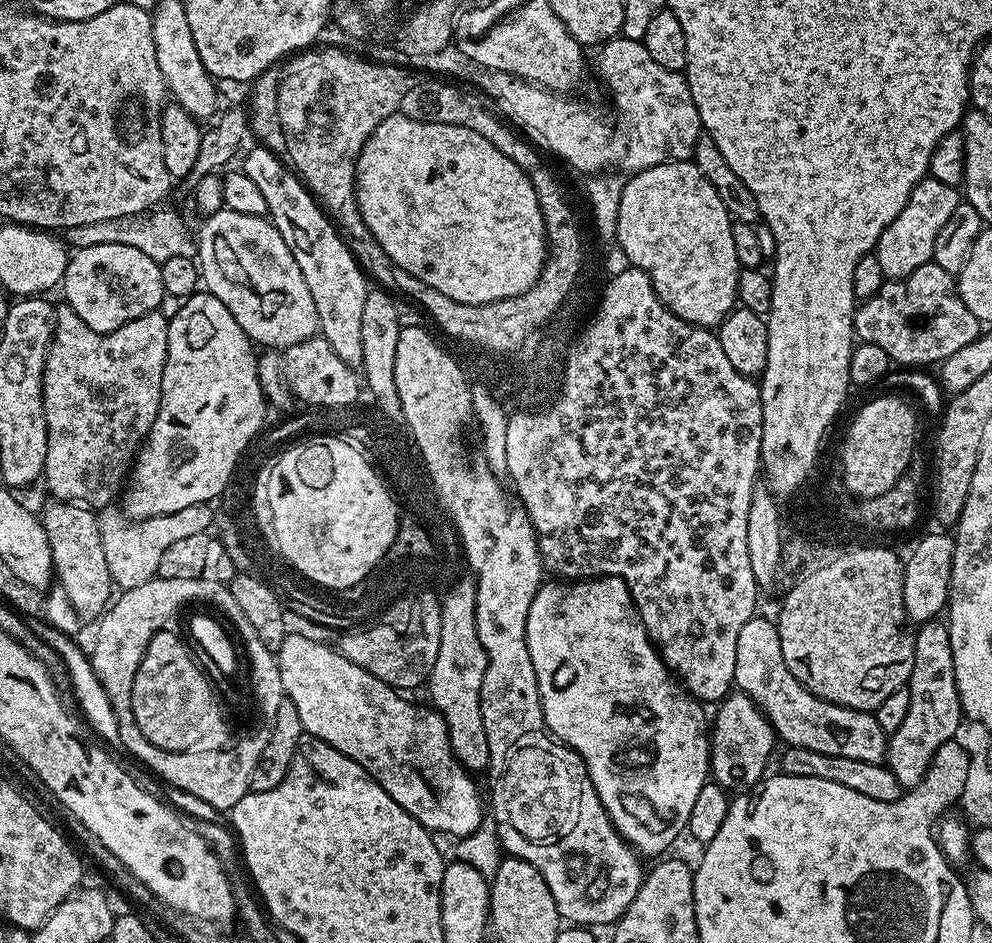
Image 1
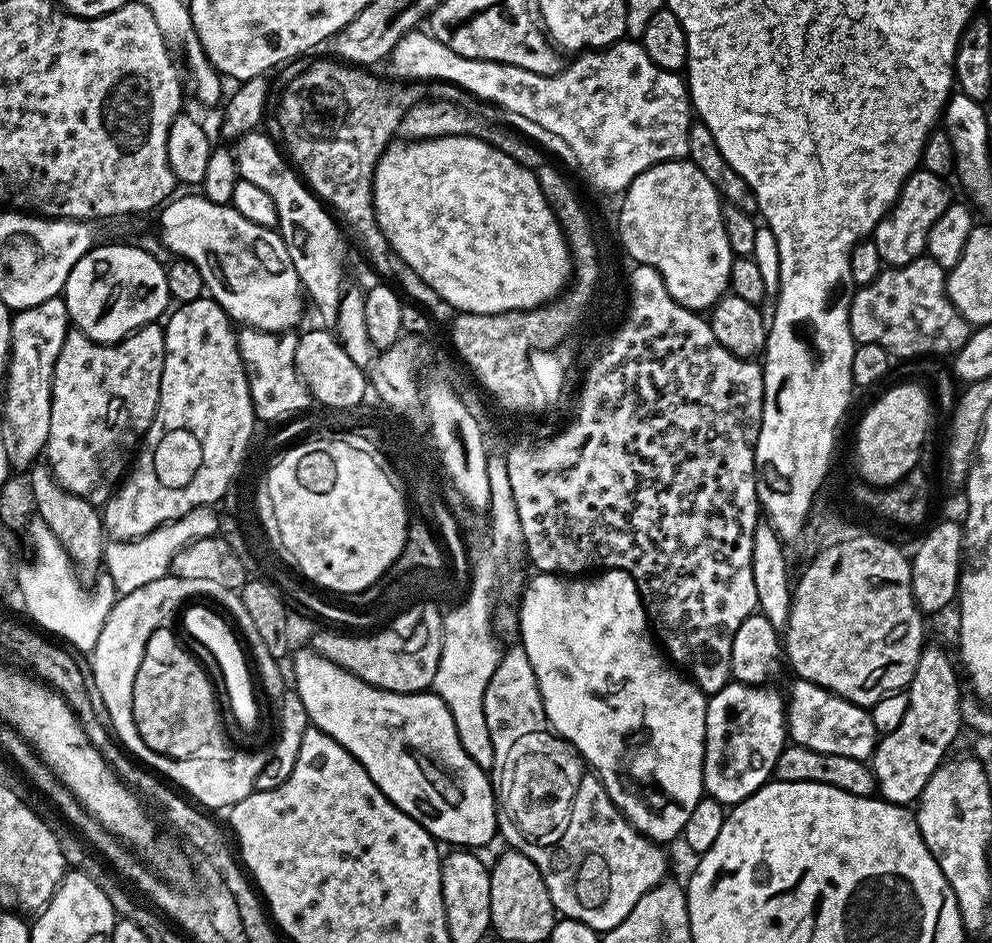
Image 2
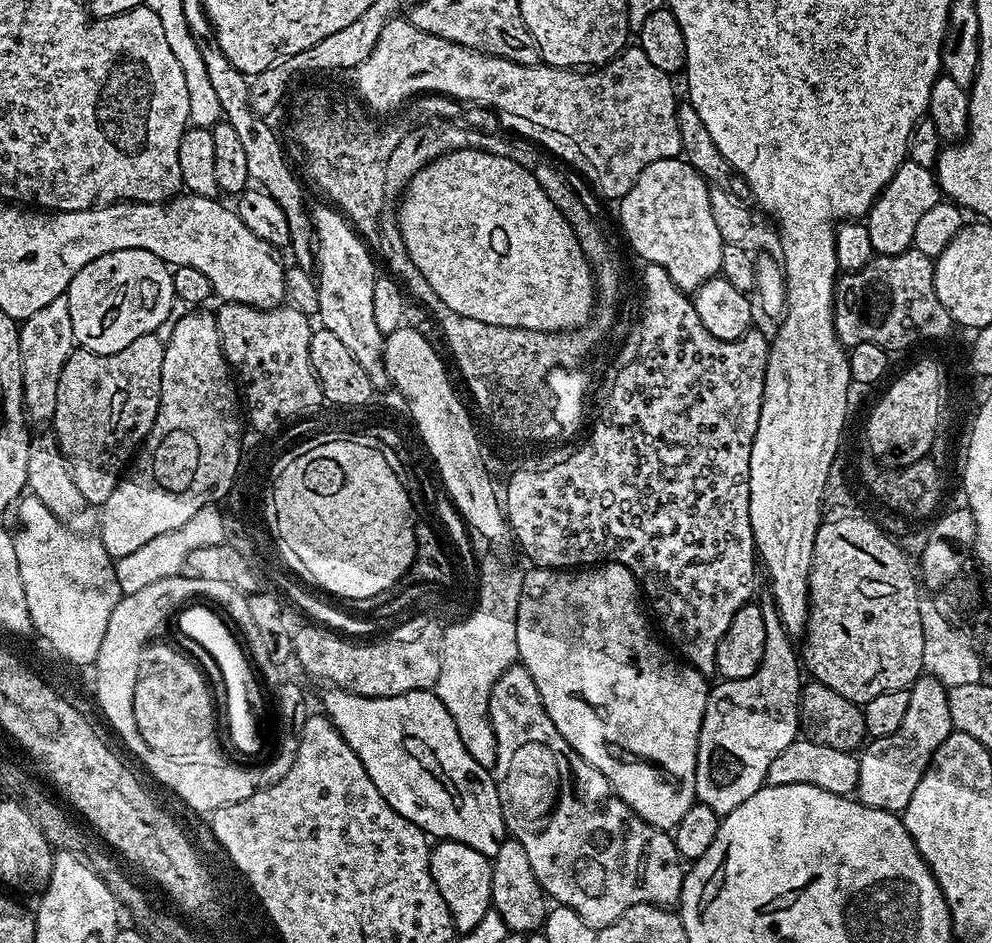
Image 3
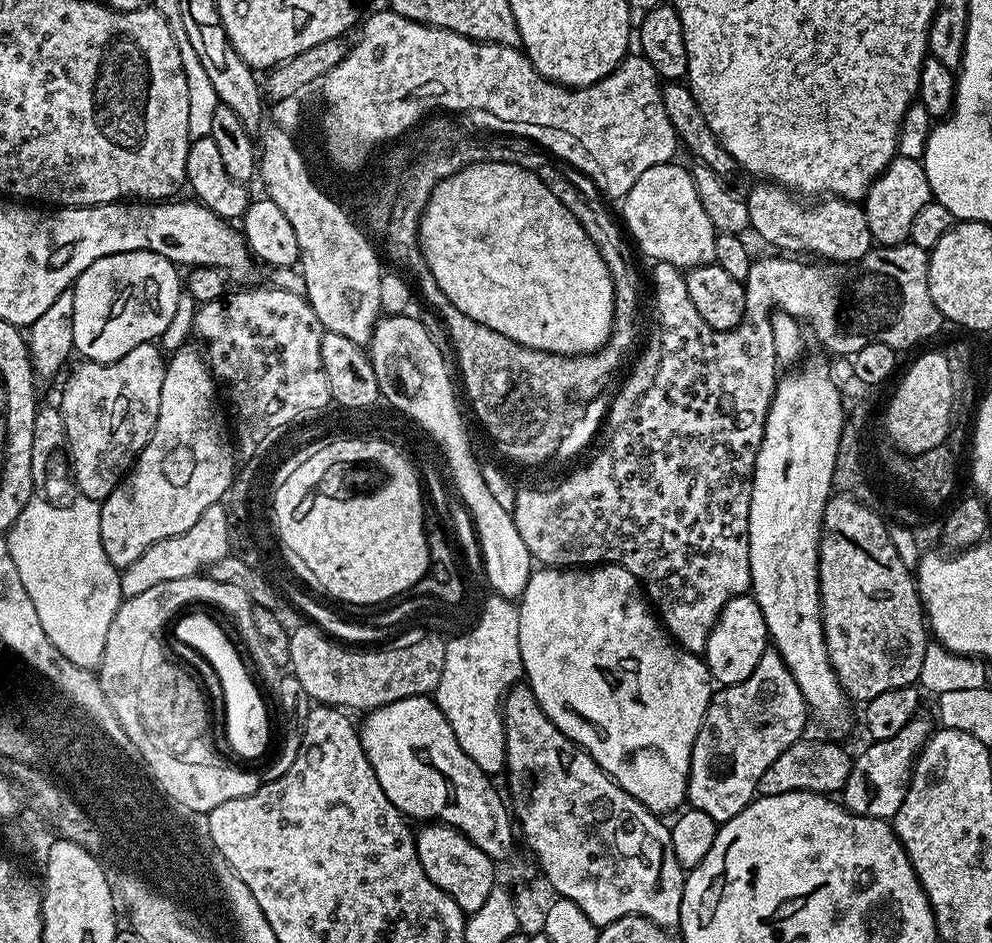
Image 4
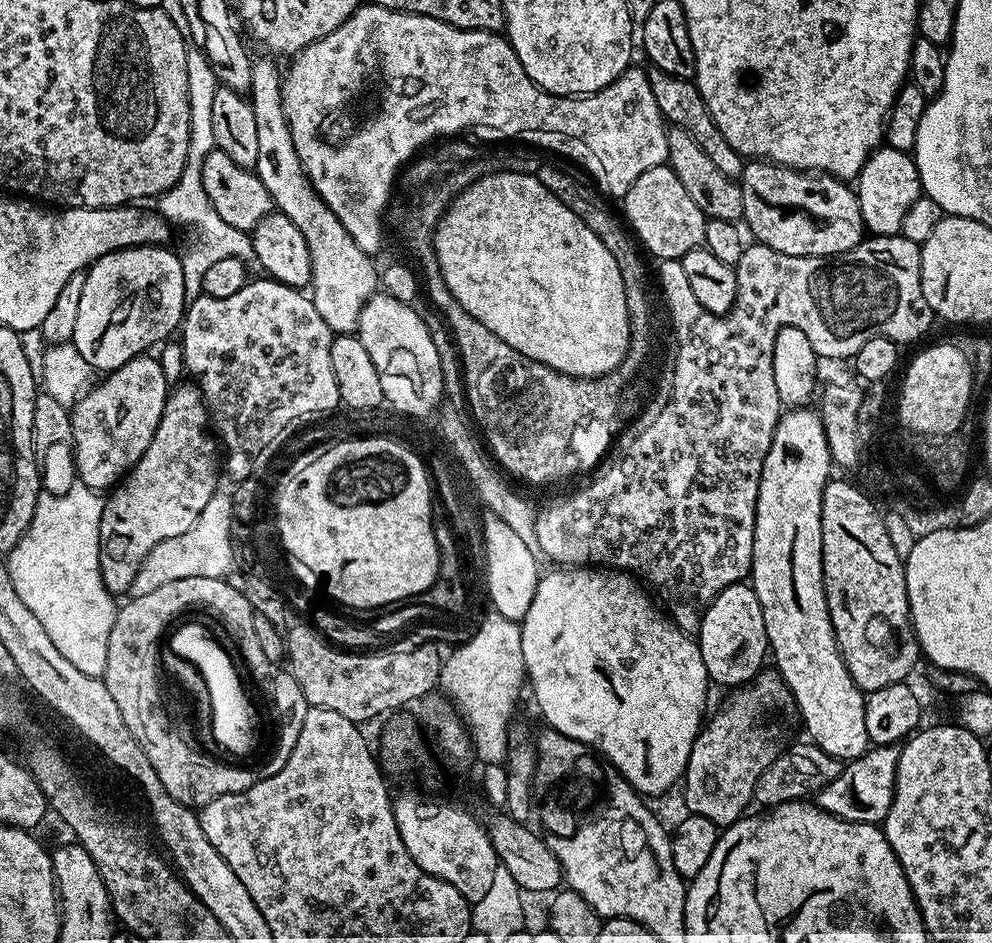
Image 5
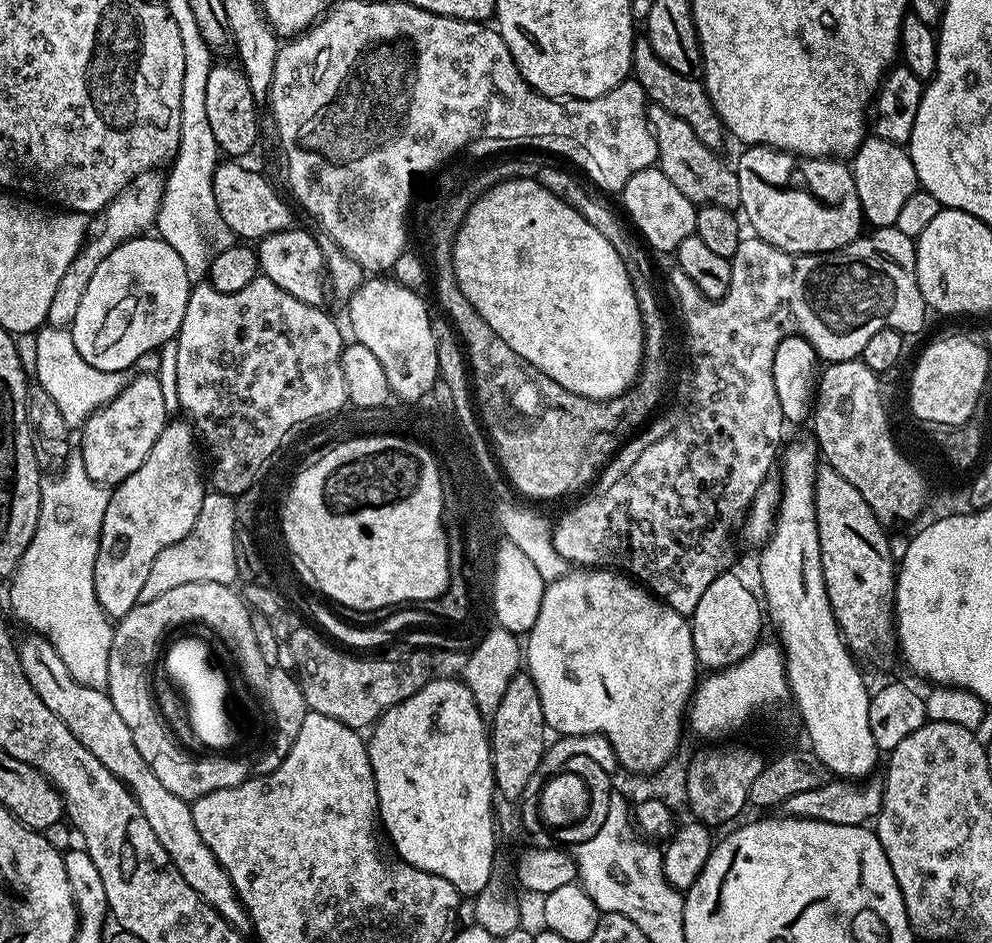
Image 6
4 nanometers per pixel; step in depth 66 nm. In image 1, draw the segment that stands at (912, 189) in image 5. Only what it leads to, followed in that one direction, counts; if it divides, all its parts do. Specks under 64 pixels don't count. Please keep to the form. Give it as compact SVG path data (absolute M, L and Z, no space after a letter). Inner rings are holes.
M925 178L914 186L906 206L902 206L902 214L882 230L882 234L876 240L874 255L878 258L878 266L882 266L882 274L888 280L901 280L918 266L926 266L933 263L934 242L938 242L938 233L942 231L942 226L958 210L962 202L962 192L960 188L946 186L946 182L938 182L931 178Z

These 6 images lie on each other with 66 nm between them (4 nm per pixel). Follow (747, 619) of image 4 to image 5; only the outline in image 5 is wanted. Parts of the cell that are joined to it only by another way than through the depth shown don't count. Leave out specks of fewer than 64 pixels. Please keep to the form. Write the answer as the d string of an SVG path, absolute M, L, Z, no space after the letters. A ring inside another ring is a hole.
M751 583L726 586L726 590L709 602L700 620L698 643L702 650L702 662L713 685L743 686L756 679L757 673L765 667L764 656L766 660L769 647L762 606Z

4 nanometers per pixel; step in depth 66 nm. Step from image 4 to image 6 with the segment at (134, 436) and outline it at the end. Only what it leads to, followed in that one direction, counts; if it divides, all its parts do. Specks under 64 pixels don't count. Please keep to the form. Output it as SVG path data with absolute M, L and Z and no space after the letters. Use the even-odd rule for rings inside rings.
M137 374L131 377L123 390L103 408L97 409L85 421L80 433L78 449L86 473L94 483L105 486L121 484L150 454L158 434L170 422L168 404L164 401L164 388L159 375Z

